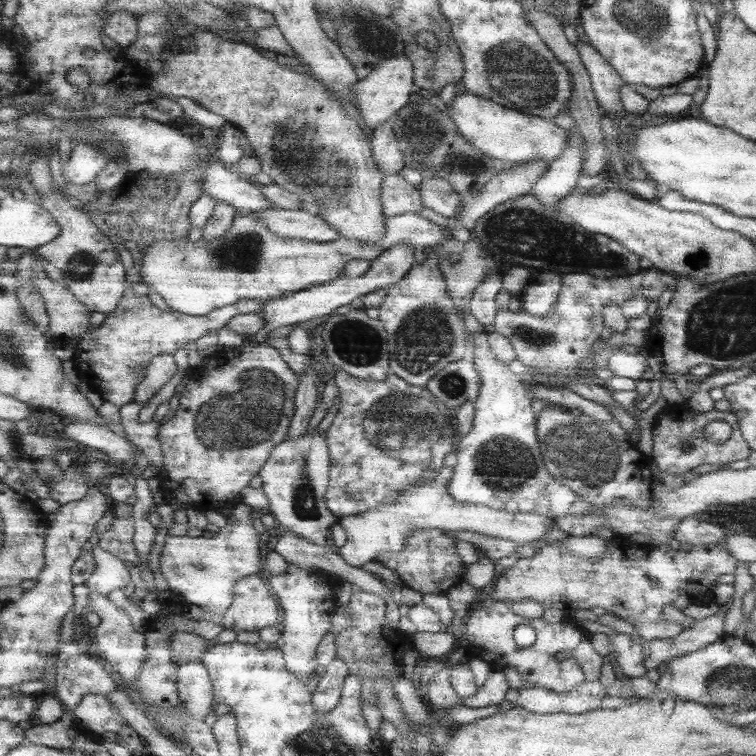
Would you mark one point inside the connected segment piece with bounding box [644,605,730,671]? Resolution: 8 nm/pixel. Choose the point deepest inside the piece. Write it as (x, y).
(703, 632)

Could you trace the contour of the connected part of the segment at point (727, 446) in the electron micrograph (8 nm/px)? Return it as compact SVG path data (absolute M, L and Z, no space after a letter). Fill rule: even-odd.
M687 403L667 404L657 415L653 427L653 453L652 462L666 474L682 477L686 472L693 471L703 464L726 464L746 460L751 454L751 448L742 436L738 417L732 411L704 412L697 414L687 407ZM723 420L732 427L730 438L724 443L713 443L704 437L703 430L709 422Z

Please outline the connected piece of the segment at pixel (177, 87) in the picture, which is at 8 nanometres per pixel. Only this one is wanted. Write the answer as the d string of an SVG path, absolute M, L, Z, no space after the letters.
M197 29L194 32L194 36L196 48L192 48L192 52L180 52L180 56L173 56L171 54L172 60L168 60L168 68L164 68L154 78L154 82L152 82L152 87L150 88L154 88L154 92L165 94L169 98L176 100L179 98L193 98L195 101L198 101L200 106L208 108L208 110L215 114L224 116L232 125L240 127L240 131L246 133L247 140L249 140L251 146L257 152L257 156L261 159L263 172L272 177L276 184L287 188L290 192L298 194L301 200L301 208L312 214L323 216L324 220L337 230L340 238L351 238L362 244L375 244L375 242L379 242L385 236L385 228L387 228L387 224L385 223L386 214L383 212L382 205L382 192L380 191L380 184L382 183L384 172L378 167L375 158L372 158L373 152L370 152L370 144L368 144L362 128L358 126L358 122L352 120L346 114L346 110L342 108L342 104L324 89L324 83L316 77L311 77L310 74L298 72L292 68L284 68L278 60L266 58L255 45L249 45L248 43L239 41L228 41L226 38L222 38L216 32L212 31L201 31Z

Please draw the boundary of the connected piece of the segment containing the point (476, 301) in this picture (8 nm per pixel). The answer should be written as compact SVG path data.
M500 270L491 272L472 295L469 304L470 314L480 322L481 328L491 329L496 313L499 311L495 296L503 288L502 274Z

